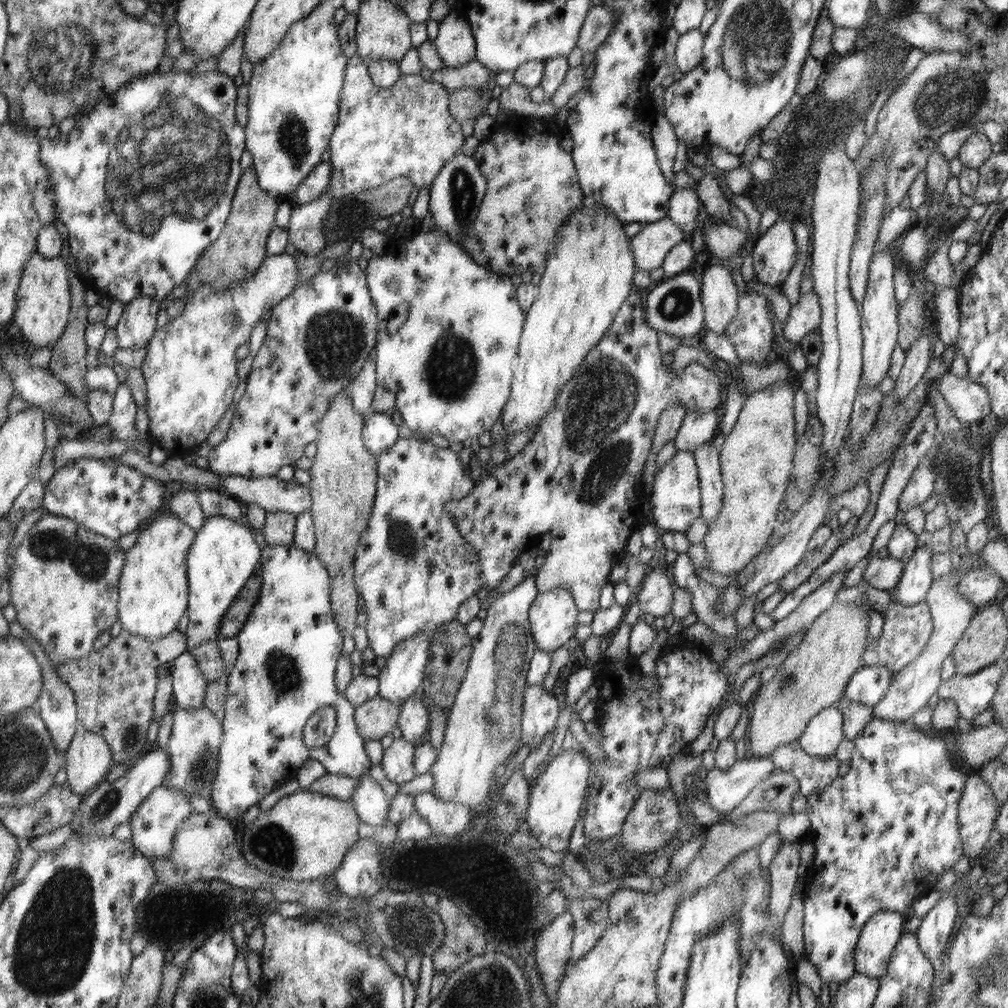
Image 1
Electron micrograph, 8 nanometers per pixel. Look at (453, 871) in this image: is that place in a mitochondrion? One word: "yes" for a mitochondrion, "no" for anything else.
no

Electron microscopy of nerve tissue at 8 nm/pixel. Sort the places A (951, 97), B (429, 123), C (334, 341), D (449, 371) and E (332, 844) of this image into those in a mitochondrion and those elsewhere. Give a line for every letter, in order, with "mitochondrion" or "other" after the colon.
A: mitochondrion
B: other
C: mitochondrion
D: mitochondrion
E: other

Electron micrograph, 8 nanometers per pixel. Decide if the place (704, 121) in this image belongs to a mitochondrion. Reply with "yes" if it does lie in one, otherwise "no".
no

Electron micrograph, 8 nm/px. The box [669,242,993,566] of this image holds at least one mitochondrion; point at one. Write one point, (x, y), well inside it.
(957, 469)

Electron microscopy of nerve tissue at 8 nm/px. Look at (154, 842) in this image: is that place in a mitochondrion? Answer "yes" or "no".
no

